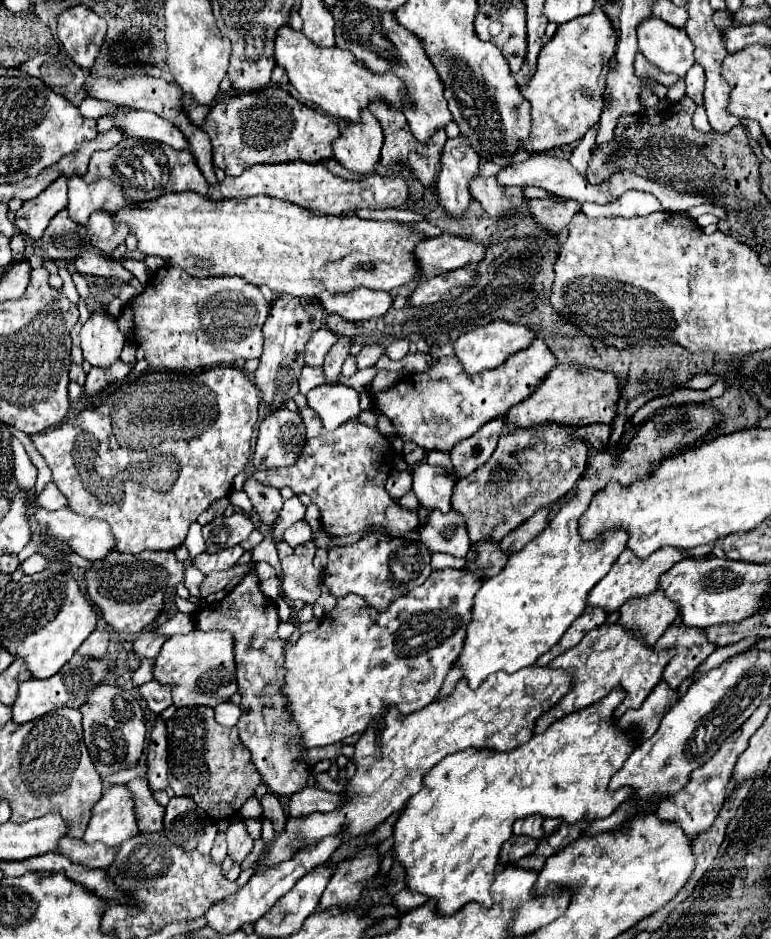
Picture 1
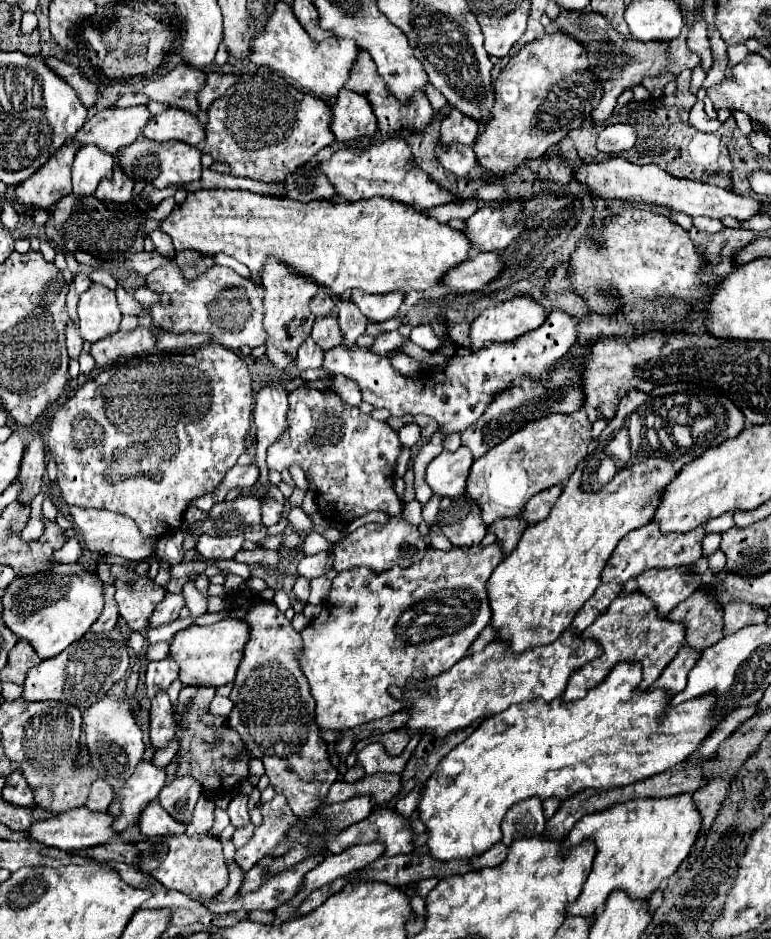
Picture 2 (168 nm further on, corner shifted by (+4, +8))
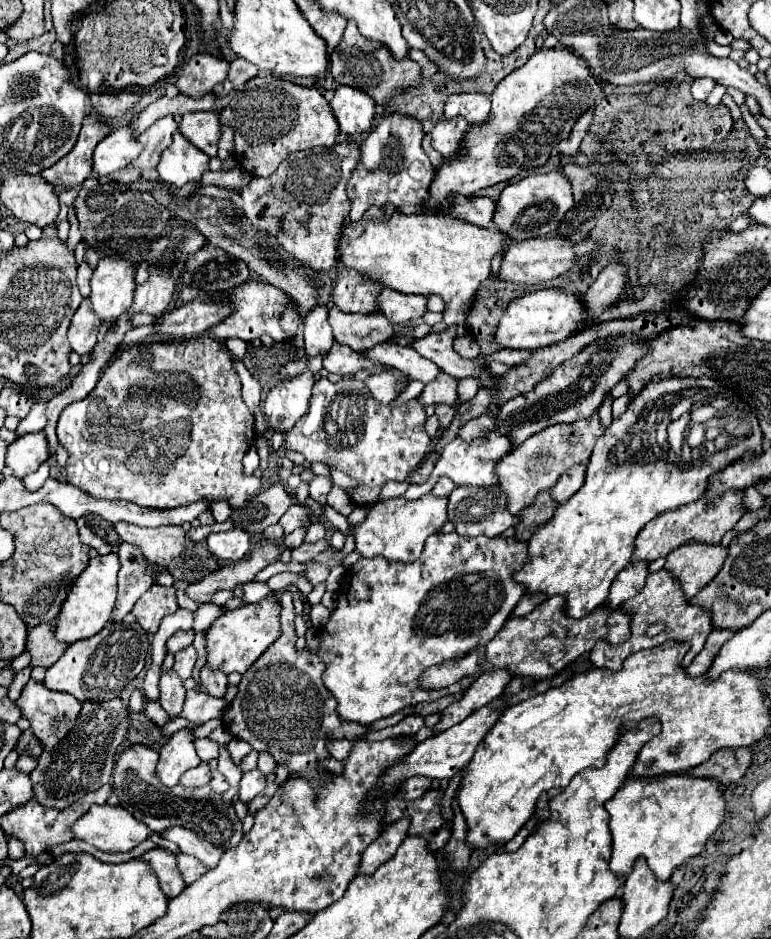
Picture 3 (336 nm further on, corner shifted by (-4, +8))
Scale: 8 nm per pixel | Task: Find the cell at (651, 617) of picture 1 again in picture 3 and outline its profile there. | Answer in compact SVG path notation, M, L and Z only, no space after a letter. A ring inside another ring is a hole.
M681 545L669 553L665 569L677 575L687 599L695 597L719 571L727 557L727 547L721 545Z

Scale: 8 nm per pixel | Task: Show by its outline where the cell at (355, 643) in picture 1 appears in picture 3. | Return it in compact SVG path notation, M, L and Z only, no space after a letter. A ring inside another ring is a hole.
M455 531L453 533L435 533L427 539L425 549L421 553L421 557L413 563L401 563L401 561L385 561L385 557L371 557L371 559L359 559L343 577L341 581L341 589L337 595L337 607L329 617L329 623L319 631L321 633L321 647L319 647L319 657L323 659L323 663L327 665L325 673L323 673L323 683L325 687L333 693L333 697L337 699L337 711L341 715L343 721L355 721L361 725L371 725L377 719L389 717L397 711L401 711L407 705L417 705L423 701L435 701L443 695L451 695L459 689L469 689L469 685L451 685L449 689L421 689L419 679L421 673L433 665L439 665L443 661L449 659L457 659L463 657L465 653L477 649L481 643L489 643L499 629L503 627L505 619L511 615L511 611L515 609L515 605L519 603L519 599L525 595L525 587L517 585L513 581L513 575L517 571L521 571L521 567L529 563L529 555L527 555L527 543L513 539L513 537L485 537L485 535L477 535L477 537L461 537Z

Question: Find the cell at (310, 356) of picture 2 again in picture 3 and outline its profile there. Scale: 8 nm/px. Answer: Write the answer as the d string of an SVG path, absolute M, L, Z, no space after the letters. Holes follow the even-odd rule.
M315 305L305 315L305 353L307 357L315 357L321 351L329 351L331 345L333 345L333 333L327 321L327 307Z

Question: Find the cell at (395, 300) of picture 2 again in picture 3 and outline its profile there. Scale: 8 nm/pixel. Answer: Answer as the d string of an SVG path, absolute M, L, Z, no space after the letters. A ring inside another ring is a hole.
M383 289L377 297L379 311L393 323L409 323L415 317L427 313L427 297L423 295L405 295L395 289Z

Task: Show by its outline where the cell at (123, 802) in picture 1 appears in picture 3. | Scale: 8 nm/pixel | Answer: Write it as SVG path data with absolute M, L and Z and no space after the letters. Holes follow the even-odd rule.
M179 729L171 735L171 739L161 749L161 759L157 765L157 775L163 785L175 787L181 775L193 767L197 767L201 759L195 753L195 735L191 729Z

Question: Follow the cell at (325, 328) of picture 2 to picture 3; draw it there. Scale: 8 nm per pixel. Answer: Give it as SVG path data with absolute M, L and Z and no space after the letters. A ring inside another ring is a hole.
M335 305L329 309L329 323L333 327L333 337L337 343L349 345L355 351L371 349L377 343L387 341L399 331L413 331L417 325L393 325L391 321L385 321L383 313L345 313L337 309Z

